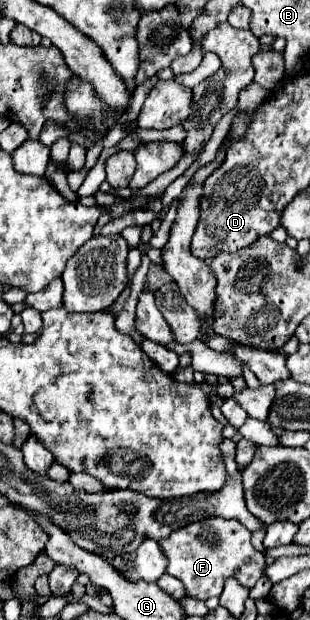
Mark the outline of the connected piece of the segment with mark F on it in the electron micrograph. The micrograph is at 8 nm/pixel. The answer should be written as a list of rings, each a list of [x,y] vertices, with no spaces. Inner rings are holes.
[[[211,517],[203,523],[191,523],[183,529],[173,531],[167,539],[161,539],[159,547],[169,559],[167,573],[185,583],[189,597],[201,601],[209,597],[219,597],[219,591],[229,577],[235,577],[247,589],[251,589],[263,577],[265,555],[251,545],[251,531],[243,527],[237,519]],[[207,533],[211,533],[213,537],[209,539]]]

